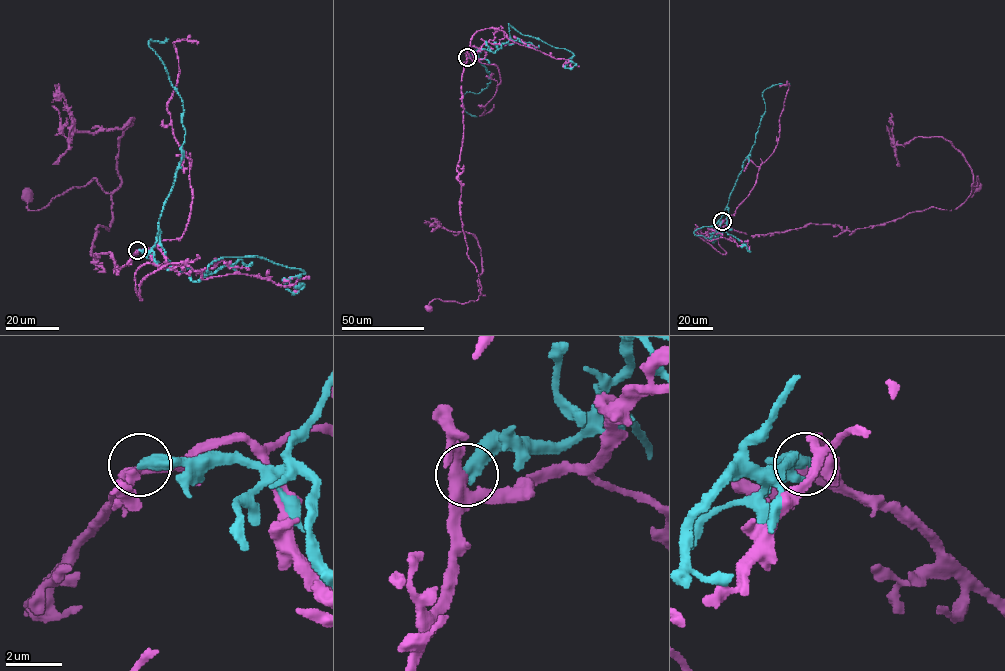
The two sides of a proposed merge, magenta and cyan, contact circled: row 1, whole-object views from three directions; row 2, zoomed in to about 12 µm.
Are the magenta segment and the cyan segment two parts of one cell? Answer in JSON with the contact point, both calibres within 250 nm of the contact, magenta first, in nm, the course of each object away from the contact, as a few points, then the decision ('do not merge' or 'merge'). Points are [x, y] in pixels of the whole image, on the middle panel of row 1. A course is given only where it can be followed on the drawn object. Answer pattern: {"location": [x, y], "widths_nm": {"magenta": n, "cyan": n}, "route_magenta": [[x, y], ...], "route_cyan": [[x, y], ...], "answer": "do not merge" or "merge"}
{"location": [467, 57], "widths_nm": {"magenta": 320, "cyan": 460}, "route_magenta": [[467, 57], [457, 179], [467, 255], [478, 274], [480, 294], [463, 303], [434, 299], [428, 308]], "route_cyan": [[467, 57], [501, 48], [510, 38], [508, 24], [570, 51], [565, 68], [576, 64], [569, 60]], "answer": "do not merge"}

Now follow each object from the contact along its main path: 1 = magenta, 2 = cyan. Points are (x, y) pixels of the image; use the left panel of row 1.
1: (137, 250), (118, 271), (110, 253), (92, 262), (112, 220), (95, 178), (35, 210), (27, 194)
2: (137, 250), (190, 268), (193, 281), (222, 257), (258, 256), (299, 268), (285, 285), (304, 285), (294, 286)

